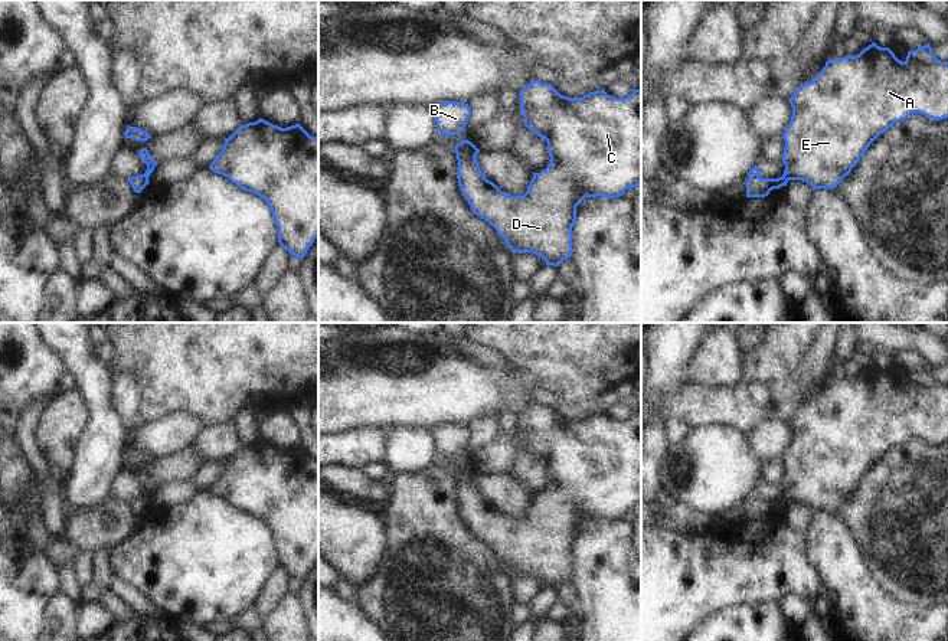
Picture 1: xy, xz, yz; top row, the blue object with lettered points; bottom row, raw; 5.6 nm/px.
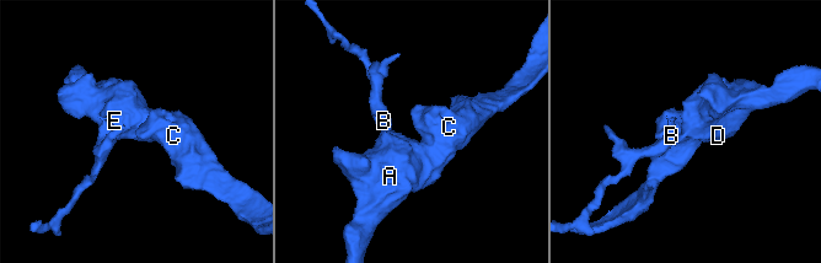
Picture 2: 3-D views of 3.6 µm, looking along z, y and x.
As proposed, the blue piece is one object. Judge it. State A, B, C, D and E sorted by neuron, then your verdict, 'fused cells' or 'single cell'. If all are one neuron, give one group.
groups A C D E / B; fused cells

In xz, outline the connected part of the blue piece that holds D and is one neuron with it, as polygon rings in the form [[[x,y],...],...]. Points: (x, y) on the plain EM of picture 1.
[[[532,403],[519,418],[524,448],[546,462],[550,485],[540,496],[533,496],[523,519],[511,519],[486,501],[475,483],[480,472],[470,464],[457,475],[458,508],[473,536],[487,543],[501,557],[513,576],[532,575],[539,578],[546,588],[558,589],[571,581],[576,529],[585,520],[620,520],[628,510],[637,510],[641,506],[641,411],[632,412],[632,416],[625,421],[614,421],[605,412],[589,415],[582,421],[568,421],[550,406]]]

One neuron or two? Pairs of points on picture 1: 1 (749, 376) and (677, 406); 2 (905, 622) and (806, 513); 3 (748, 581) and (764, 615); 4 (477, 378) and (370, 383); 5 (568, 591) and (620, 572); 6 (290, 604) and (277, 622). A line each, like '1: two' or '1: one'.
1: one
2: two
3: two
4: one
5: two
6: one

